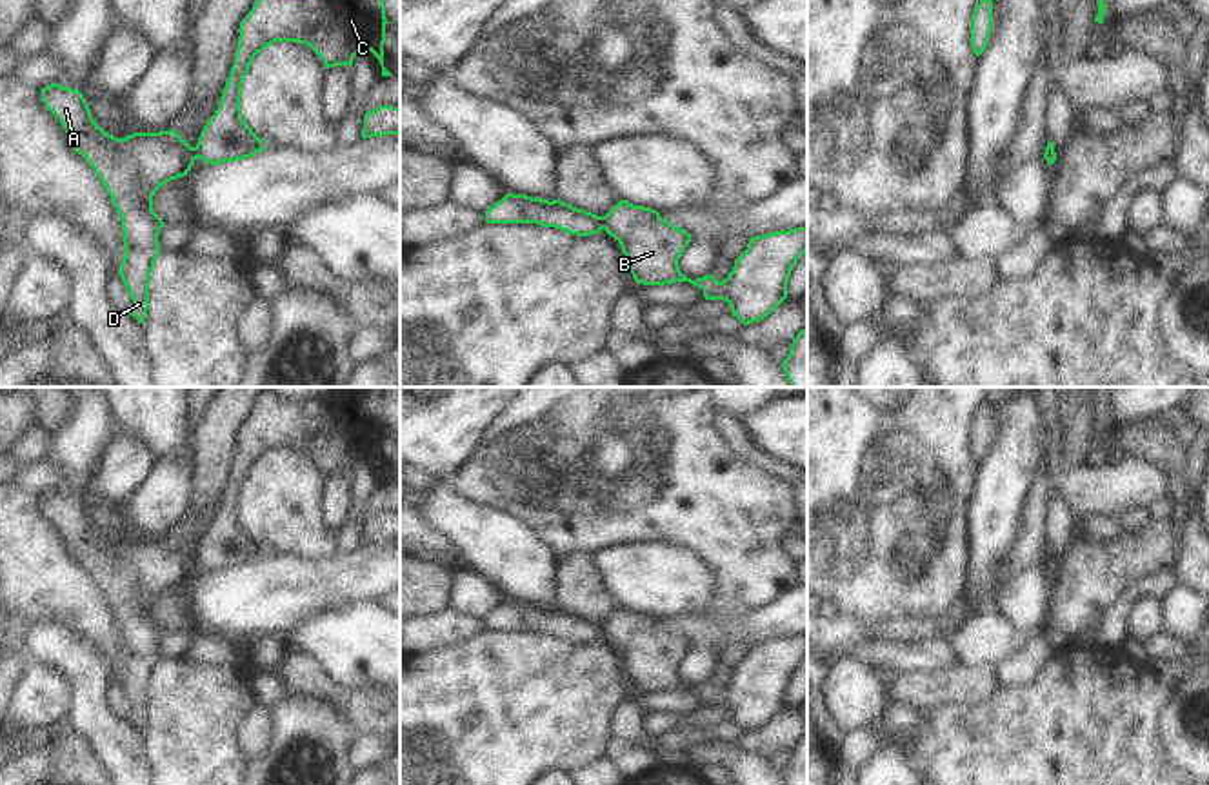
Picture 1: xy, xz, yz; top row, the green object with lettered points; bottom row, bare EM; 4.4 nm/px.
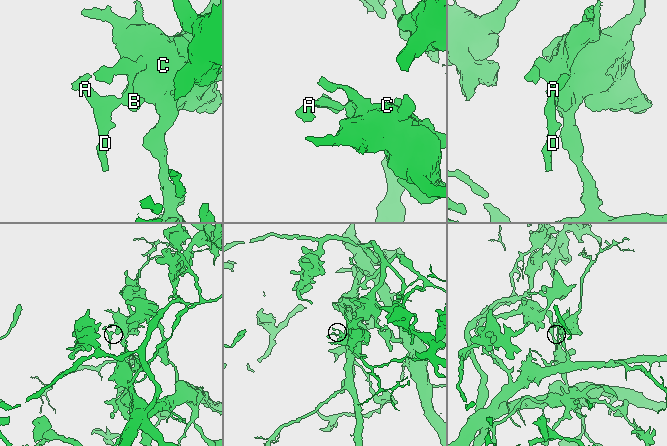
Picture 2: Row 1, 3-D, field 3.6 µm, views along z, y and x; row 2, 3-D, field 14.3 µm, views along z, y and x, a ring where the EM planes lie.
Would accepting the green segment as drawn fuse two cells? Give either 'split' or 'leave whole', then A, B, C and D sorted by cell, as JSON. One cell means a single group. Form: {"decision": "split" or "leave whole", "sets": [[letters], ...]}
{"decision": "split", "sets": [["A", "D"], ["B", "C"]]}

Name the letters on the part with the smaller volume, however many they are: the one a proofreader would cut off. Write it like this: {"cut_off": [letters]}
{"cut_off": ["A", "D"]}

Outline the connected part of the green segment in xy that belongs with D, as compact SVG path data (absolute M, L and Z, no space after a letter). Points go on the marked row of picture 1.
M51 84L40 93L45 107L64 125L75 151L100 176L122 220L125 256L118 276L133 300L127 313L144 323L149 309L149 280L160 256L158 234L164 227L153 211L153 196L162 185L191 171L198 158L196 147L175 129L116 138L93 120L78 89Z

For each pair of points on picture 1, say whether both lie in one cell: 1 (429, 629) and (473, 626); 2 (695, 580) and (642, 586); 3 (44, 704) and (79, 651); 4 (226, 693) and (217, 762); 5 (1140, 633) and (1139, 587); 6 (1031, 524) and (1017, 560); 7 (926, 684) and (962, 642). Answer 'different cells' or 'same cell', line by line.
1: same cell
2: same cell
3: different cells
4: same cell
5: different cells
6: same cell
7: different cells

